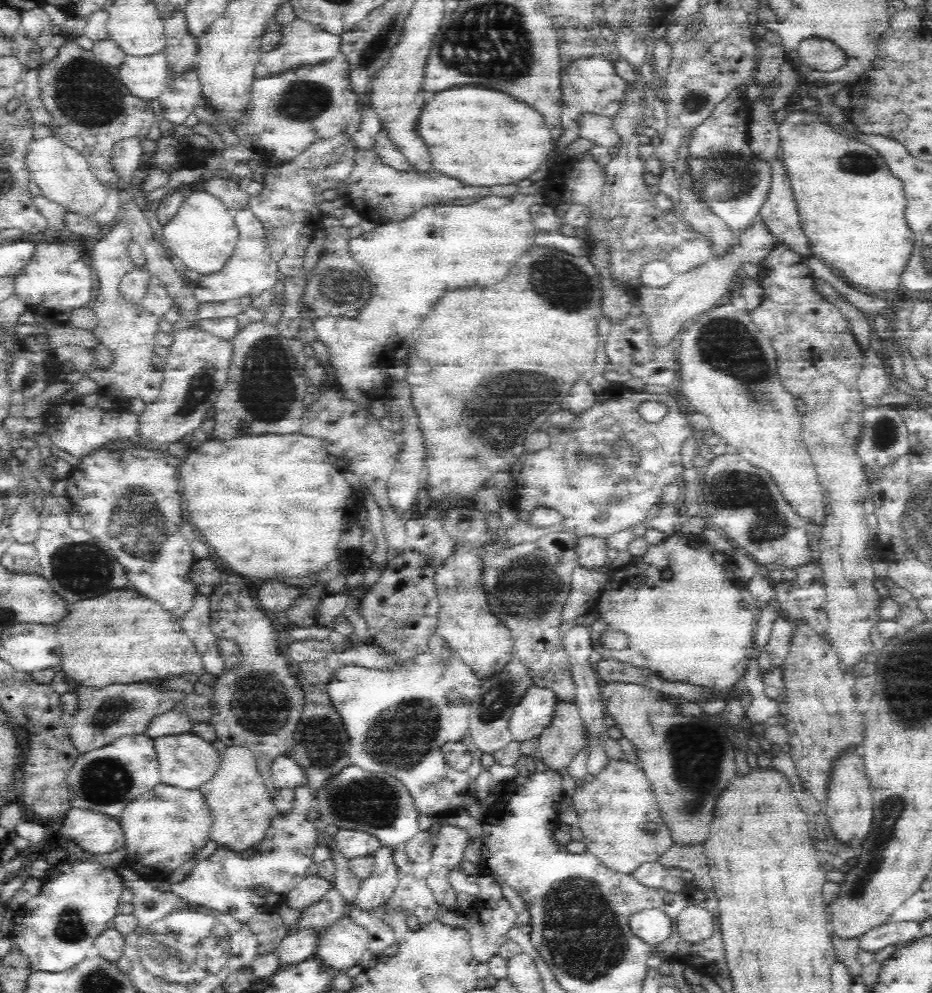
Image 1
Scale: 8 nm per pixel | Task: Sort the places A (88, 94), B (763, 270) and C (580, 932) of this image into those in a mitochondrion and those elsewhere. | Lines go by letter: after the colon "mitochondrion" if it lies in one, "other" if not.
A: mitochondrion
B: other
C: mitochondrion

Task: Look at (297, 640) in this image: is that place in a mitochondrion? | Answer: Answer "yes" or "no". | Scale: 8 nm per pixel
no

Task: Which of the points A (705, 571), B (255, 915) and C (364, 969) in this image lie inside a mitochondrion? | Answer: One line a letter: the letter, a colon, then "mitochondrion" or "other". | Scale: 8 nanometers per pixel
A: other
B: other
C: other

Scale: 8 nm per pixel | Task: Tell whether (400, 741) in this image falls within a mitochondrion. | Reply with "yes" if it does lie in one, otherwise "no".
yes

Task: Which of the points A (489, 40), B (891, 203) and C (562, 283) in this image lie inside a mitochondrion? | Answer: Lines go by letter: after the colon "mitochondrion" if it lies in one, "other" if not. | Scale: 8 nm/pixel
A: mitochondrion
B: other
C: mitochondrion

